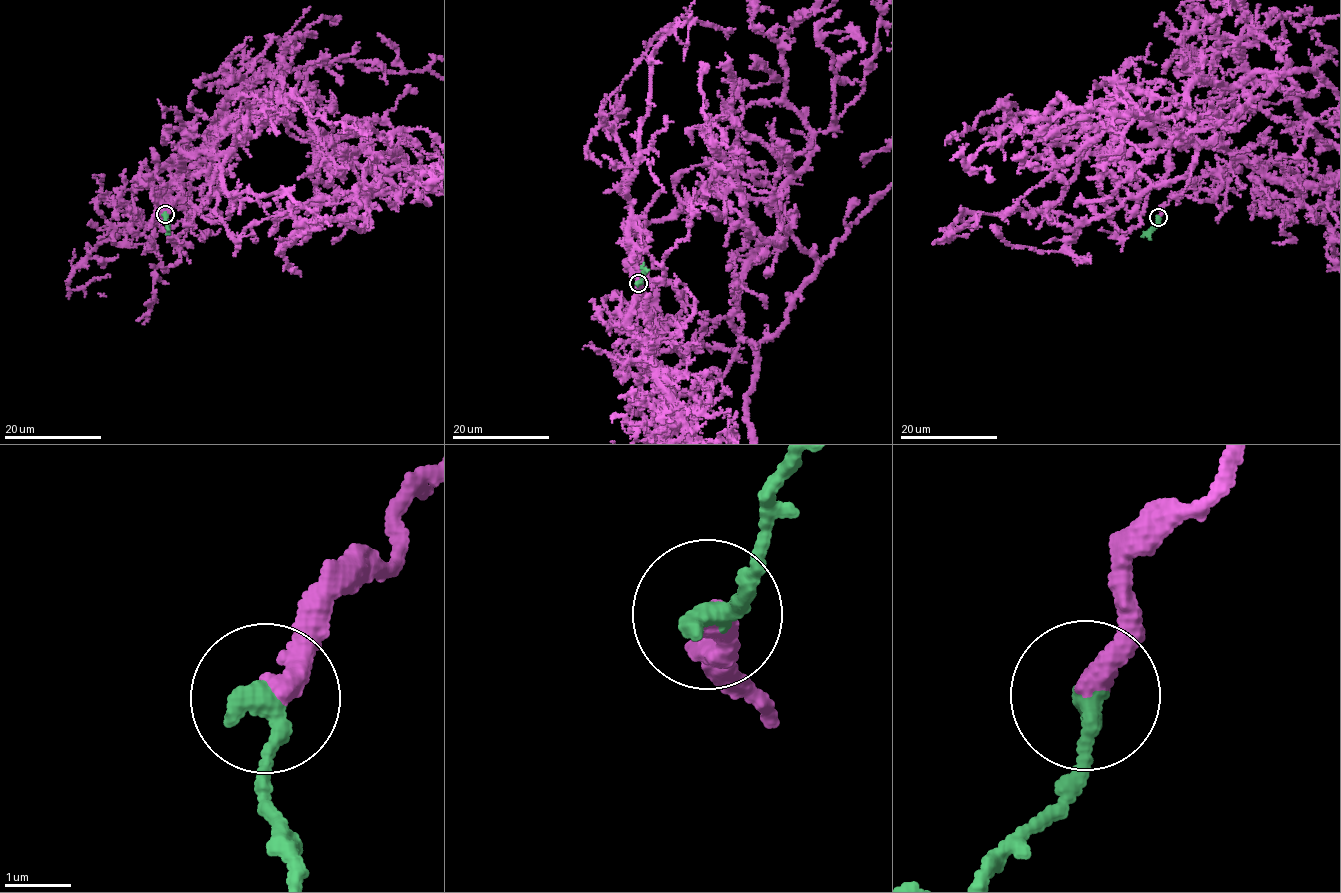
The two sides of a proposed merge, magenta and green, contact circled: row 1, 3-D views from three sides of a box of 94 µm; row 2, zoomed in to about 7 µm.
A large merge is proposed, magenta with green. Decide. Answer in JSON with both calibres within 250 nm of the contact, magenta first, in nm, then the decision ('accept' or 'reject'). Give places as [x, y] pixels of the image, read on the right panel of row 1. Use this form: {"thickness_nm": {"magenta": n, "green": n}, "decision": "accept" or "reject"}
{"thickness_nm": {"magenta": 360, "green": 380}, "decision": "accept"}

